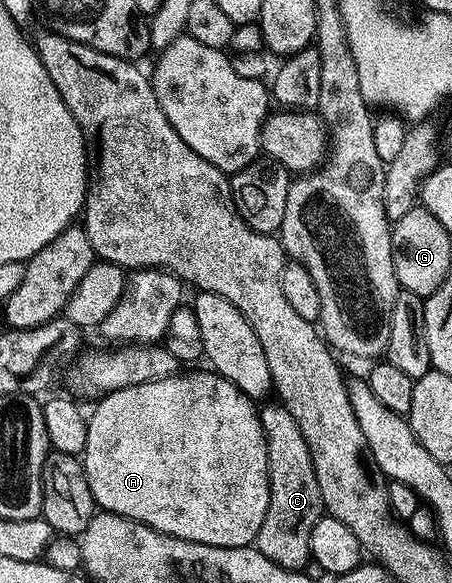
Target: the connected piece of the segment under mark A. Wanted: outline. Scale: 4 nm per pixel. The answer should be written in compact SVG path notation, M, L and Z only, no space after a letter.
M198 369L187 370L190 371L187 375L171 373L167 379L157 379L151 383L108 391L97 400L98 404L95 405L94 412L91 410L86 420L88 441L85 451L80 456L82 468L86 470L88 489L92 489L94 502L103 512L128 517L132 521L148 525L153 531L213 547L249 547L253 544L256 533L260 533L260 525L264 525L264 517L268 513L270 500L268 449L262 428L262 416L255 400L249 399L240 389L236 389L232 381L228 381L213 369L194 370Z

